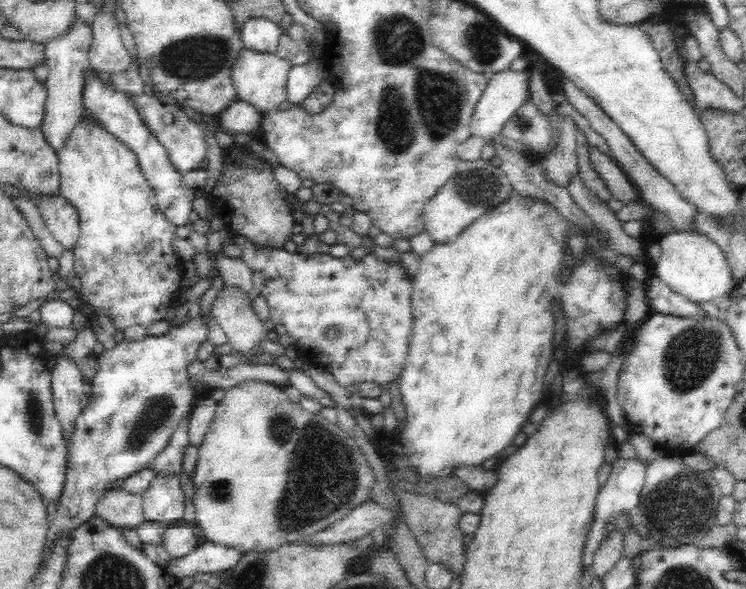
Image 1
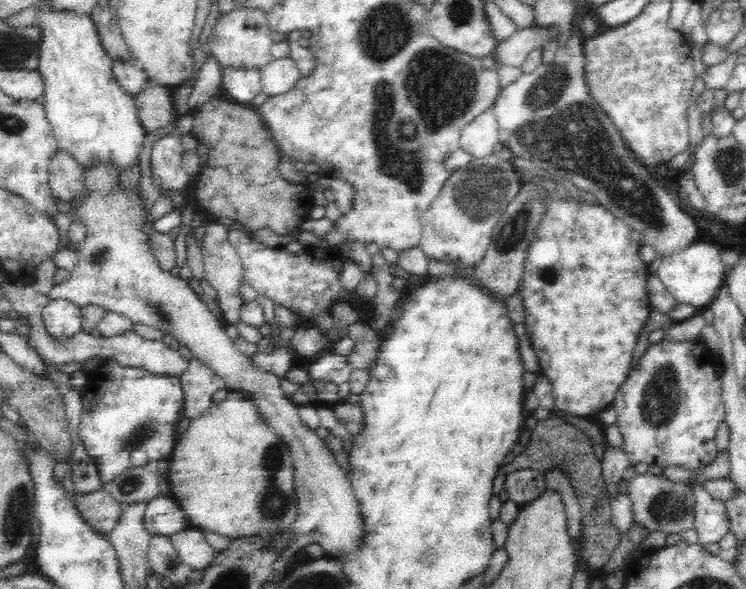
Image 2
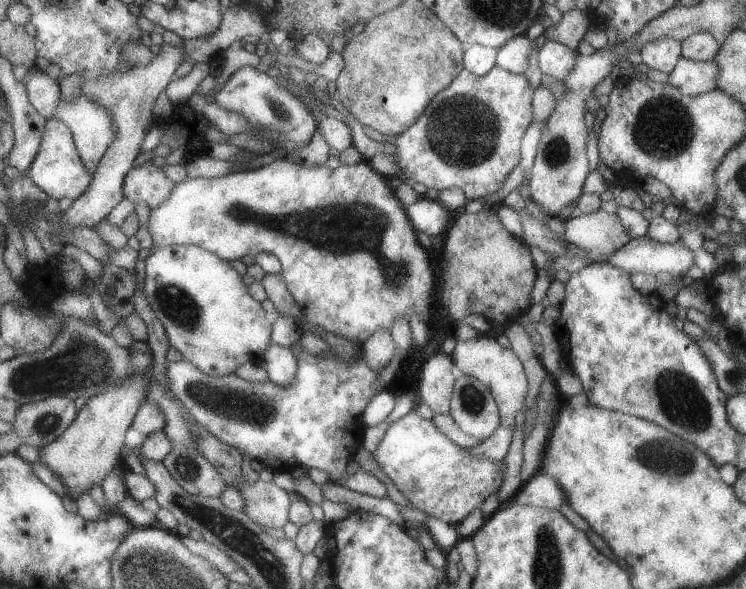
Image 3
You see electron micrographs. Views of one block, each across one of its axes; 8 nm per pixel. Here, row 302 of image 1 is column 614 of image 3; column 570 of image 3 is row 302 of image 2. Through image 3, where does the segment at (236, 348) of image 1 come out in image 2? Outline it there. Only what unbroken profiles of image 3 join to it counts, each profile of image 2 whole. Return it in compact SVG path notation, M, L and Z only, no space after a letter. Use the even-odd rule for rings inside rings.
M214 221L206 226L206 236L201 242L201 252L204 262L205 279L216 291L217 302L221 308L223 319L228 324L236 325L240 322L240 306L245 303L239 294L240 287L245 284L243 281L242 262L237 251L232 247L228 239L229 228L222 226L219 222Z

